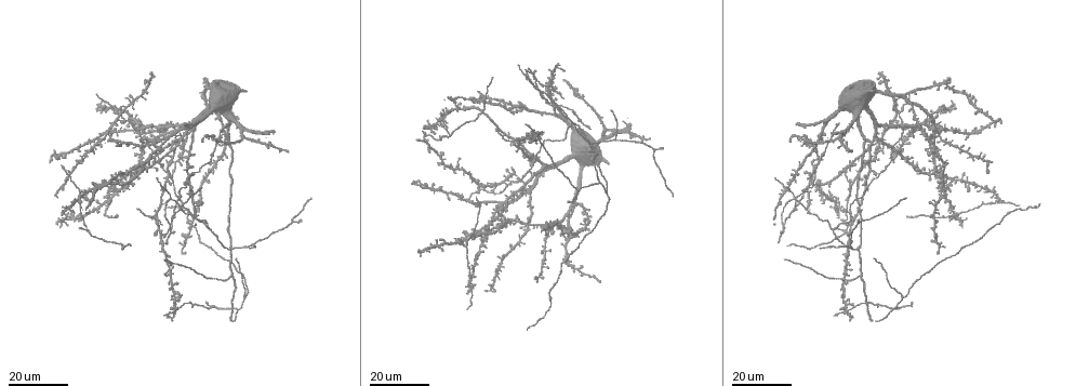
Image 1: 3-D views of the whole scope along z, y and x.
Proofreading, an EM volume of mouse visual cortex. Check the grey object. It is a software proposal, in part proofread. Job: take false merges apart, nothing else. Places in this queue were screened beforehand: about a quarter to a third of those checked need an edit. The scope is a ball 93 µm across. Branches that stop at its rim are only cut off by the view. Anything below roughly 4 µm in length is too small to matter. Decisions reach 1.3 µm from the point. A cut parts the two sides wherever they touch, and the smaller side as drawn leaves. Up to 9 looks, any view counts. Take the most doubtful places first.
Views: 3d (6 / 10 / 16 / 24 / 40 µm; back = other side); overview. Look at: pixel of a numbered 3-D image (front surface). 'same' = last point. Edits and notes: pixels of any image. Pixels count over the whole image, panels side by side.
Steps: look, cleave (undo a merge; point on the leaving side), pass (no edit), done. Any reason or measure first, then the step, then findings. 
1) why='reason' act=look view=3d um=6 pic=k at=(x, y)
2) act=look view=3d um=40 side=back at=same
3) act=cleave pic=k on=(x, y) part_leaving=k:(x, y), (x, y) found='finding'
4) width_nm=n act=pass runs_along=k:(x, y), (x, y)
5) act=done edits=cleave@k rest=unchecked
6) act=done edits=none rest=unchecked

why='four arms meet' act=look view=3d um=24 pic=1 at=(801, 203)

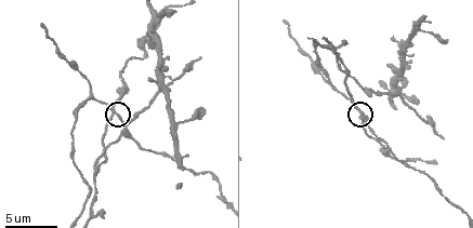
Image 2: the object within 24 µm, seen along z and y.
why='zoom in' act=look view=3d um=10 pic=2 at=(356, 108)

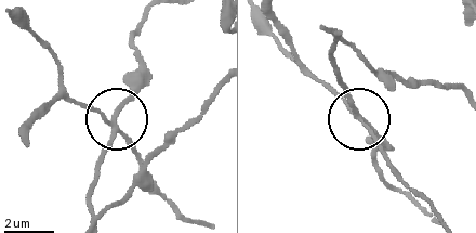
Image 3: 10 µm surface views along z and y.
width_nm=170 act=cleave pic=3 on=(130, 96) part_leaving=3:(116, 128), (134, 61), (134, 35), (145, 17) found='a second neuron is stuck on'

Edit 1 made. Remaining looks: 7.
act=look view=overview

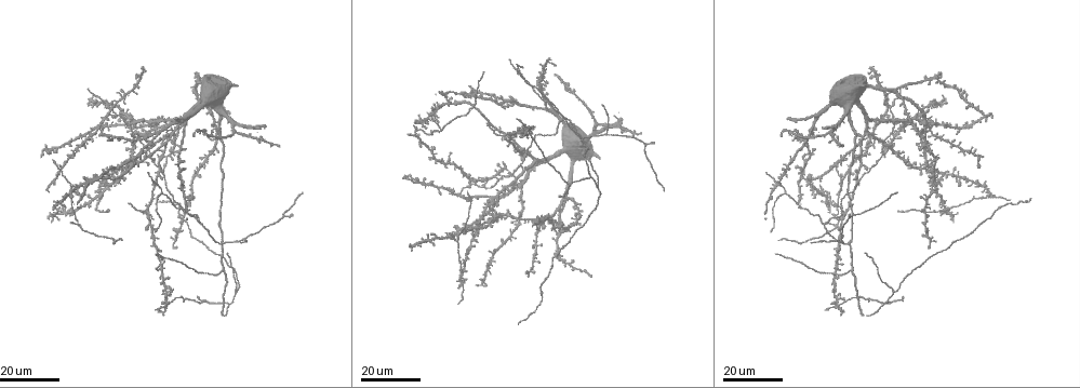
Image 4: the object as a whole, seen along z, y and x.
why='thin arm on a thick one' act=look view=3d um=24 pic=4 at=(463, 282)

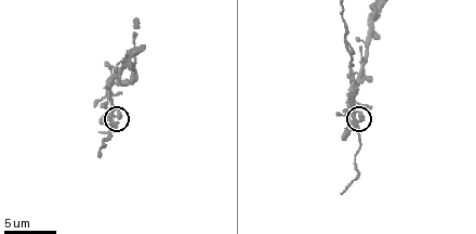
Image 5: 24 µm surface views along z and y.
act=look view=3d um=10 at=same

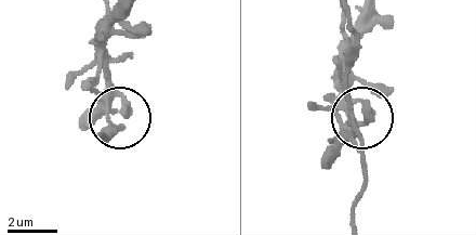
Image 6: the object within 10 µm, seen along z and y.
act=look view=3d um=10 side=back pic=6 at=(353, 124)

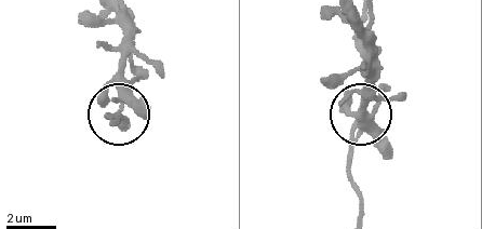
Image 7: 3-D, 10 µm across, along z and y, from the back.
side_arm_um=8 act=cleave pic=7 on=(129, 119) found='two neurons meet here'

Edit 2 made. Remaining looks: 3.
why='three-way junction' act=look view=3d um=24 pic=4 at=(567, 184)

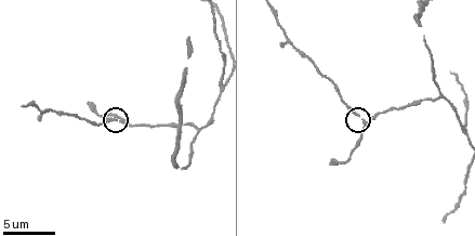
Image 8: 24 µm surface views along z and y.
act=look view=3d um=10 pic=8 at=(367, 123)

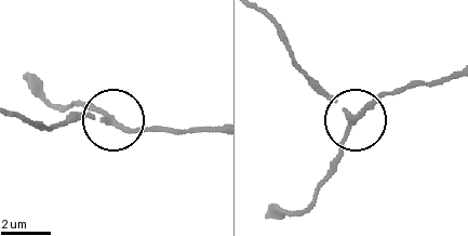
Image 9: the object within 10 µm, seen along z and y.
side_arm_um=7 act=pass runs_along=9:(267, 20), (292, 57), (351, 119), (331, 167) found='all the same neuron'

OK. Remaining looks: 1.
act=done edits=cleave@3,cleave@7 rest=unchecked

